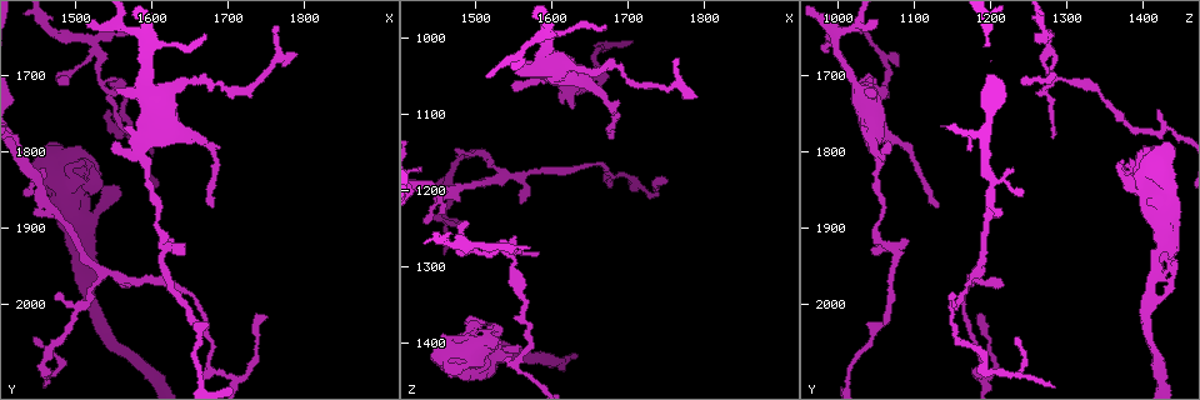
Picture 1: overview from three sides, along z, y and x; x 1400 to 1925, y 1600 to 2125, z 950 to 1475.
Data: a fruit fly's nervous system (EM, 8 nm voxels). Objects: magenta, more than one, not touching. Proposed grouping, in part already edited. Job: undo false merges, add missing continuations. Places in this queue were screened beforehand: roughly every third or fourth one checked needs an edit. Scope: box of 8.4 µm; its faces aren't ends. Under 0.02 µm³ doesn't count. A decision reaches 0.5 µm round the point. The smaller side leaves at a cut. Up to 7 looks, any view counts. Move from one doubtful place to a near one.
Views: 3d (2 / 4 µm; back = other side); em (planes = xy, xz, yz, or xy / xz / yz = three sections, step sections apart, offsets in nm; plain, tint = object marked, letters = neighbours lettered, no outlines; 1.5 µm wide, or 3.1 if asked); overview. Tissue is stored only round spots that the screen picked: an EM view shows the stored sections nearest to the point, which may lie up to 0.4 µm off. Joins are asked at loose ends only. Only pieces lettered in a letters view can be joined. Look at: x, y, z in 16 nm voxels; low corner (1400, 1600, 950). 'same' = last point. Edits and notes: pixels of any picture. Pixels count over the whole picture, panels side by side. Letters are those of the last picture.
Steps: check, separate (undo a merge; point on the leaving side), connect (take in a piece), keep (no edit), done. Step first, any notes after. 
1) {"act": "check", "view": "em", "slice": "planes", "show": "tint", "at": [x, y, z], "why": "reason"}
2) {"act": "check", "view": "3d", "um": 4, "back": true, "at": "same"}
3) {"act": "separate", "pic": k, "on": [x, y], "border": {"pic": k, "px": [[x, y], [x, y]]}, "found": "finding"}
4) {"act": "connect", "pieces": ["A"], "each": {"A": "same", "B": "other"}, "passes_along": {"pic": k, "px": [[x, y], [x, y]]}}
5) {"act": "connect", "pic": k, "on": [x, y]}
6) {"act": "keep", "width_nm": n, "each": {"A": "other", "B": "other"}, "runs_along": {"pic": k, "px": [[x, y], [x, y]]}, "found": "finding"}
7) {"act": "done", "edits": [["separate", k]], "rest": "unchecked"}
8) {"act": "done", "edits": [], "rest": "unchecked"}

{"act": "check", "view": "em", "slice": "planes", "show": "letters", "at": [1555, 1845, 1405], "why": "branch stops here"}

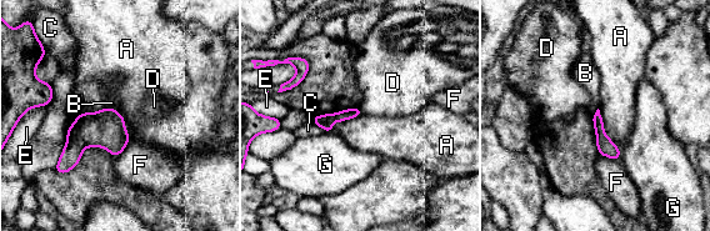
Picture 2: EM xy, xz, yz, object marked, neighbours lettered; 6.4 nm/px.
{"act": "keep", "each": {"A": "other", "B": "other", "C": "other", "D": "other", "E": "other", "F": "other", "G": "other"}, "runs_along": {"pic": 2, "px": [[596, 116], [600, 137], [616, 156]]}, "found": "none of them fits"}

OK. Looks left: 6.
{"act": "check", "view": "em", "slice": "planes", "show": "tint", "at": [1500, 1945, 1415], "why": "touches itself"}

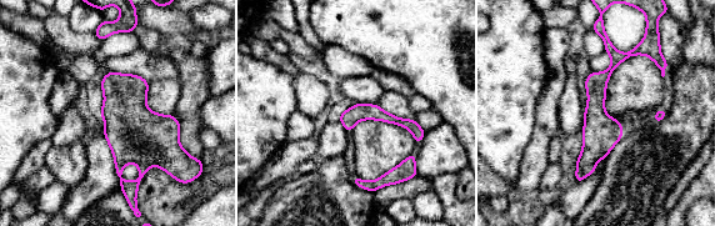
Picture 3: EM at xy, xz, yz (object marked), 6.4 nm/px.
{"act": "check", "view": "em", "slice": "planes", "show": "letters", "at": "same", "why": "what lies round it"}

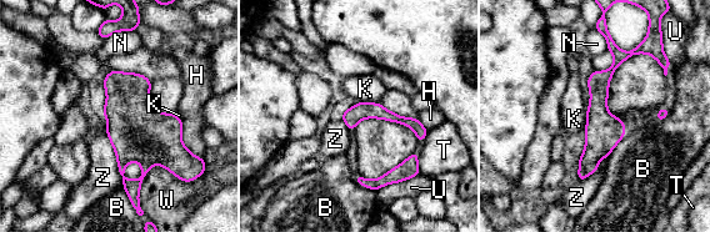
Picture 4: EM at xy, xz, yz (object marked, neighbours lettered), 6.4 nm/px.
{"act": "keep", "width_nm": 110, "each": {"B": "other", "H": "other", "K": "other", "N": "other", "T": "other", "U": "other", "W": "other", "Z": "other"}, "runs_along": {"pic": 4, "px": [[638, 50], [599, 82], [580, 176]]}, "found": "one neuron here"}

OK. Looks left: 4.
{"act": "check", "view": "3d", "um": 2, "at": [1640, 1930, 1045], "why": "free end"}

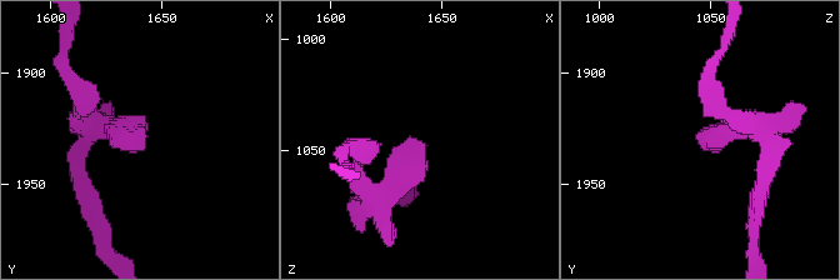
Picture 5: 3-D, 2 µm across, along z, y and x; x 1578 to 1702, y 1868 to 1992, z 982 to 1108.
{"act": "check", "view": "em", "slice": "yz", "step": 4, "show": "tint", "at": [1638, 1929, 1043]}

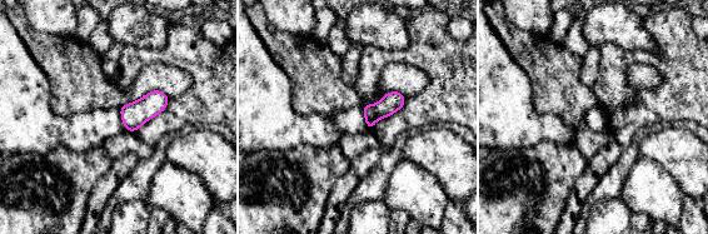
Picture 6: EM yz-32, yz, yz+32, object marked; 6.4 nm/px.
{"act": "check", "view": "em", "slice": "yz", "step": 4, "show": "letters", "at": "same", "why": "see the neighbours"}

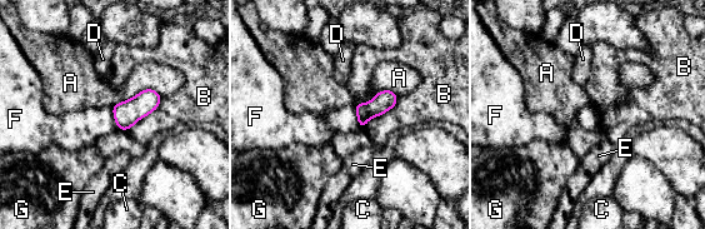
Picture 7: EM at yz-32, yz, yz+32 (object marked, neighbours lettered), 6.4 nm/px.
{"act": "keep", "width_nm": 110, "each": {"A": "other", "B": "other", "C": "other", "D": "other", "E": "other", "F": "other", "G": "other"}, "found": "no lettered piece goes on from it"}

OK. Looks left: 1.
{"act": "done", "edits": [], "rest": "unchecked"}

